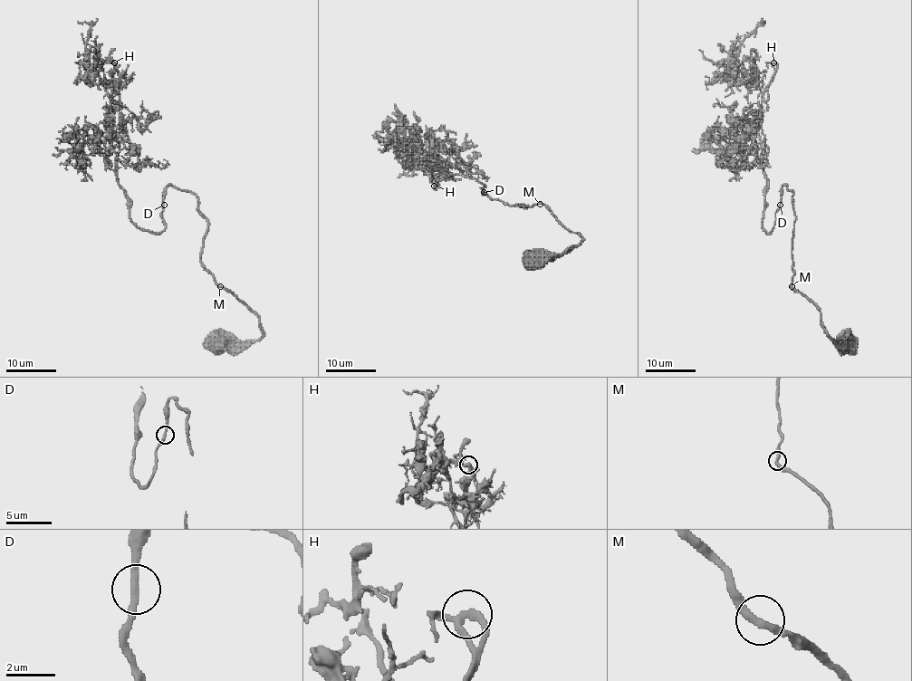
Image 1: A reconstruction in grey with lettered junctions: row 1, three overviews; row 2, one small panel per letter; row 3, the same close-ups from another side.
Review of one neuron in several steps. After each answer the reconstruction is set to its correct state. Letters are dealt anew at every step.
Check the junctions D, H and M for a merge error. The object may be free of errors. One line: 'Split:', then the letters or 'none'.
Split: none

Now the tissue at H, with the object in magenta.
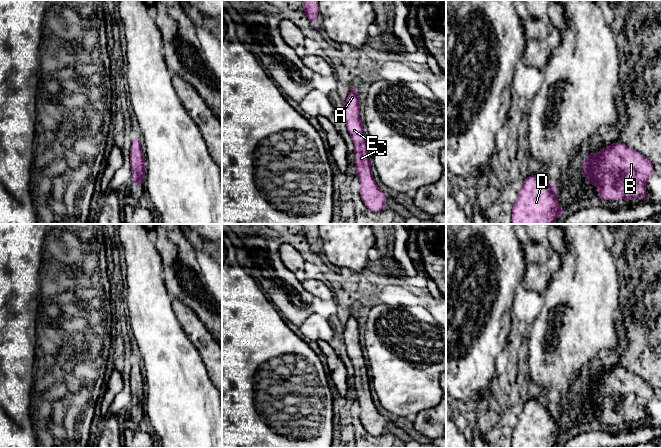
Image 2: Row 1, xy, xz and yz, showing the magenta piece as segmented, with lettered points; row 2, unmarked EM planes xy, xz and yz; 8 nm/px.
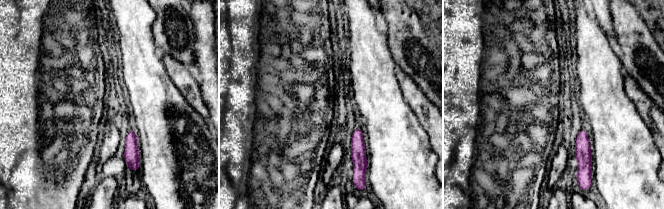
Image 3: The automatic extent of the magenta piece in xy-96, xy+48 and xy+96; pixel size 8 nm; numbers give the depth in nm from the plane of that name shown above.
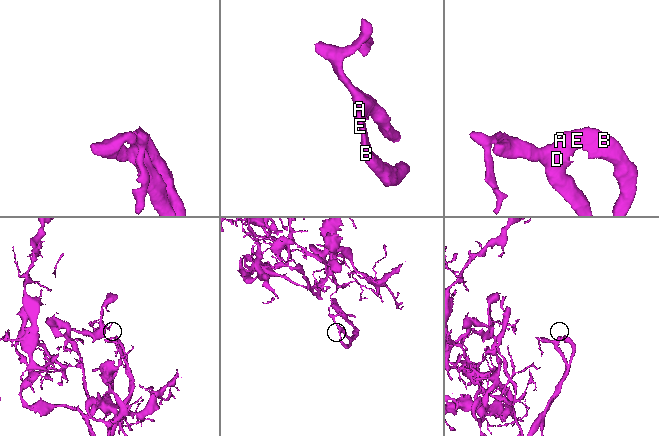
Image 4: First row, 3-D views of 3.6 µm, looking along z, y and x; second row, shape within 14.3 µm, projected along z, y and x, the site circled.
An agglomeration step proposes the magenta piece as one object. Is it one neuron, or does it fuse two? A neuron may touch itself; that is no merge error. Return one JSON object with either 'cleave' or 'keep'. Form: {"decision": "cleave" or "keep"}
{"decision": "keep"}

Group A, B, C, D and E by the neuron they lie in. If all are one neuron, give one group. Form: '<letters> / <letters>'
A B C D E

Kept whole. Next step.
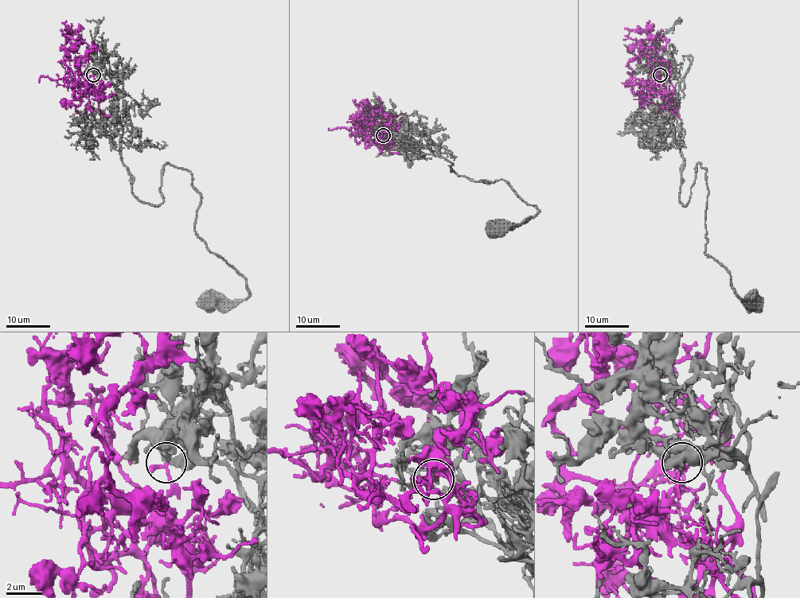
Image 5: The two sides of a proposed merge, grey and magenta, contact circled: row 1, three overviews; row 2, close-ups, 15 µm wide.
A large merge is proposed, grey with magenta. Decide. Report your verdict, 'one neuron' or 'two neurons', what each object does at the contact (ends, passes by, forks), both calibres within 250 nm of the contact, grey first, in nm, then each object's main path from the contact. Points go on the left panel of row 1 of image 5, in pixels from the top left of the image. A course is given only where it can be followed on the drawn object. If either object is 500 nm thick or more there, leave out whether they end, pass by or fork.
one neuron; grey ends there; magenta ends there; 280 nm thick on the grey side, 200 nm on the other; grey runs (94, 74), (132, 193), (158, 206), (187, 169), (195, 233), (244, 278), (207, 301); magenta runs (94, 75), (92, 109), (75, 95), (76, 66), (92, 41)

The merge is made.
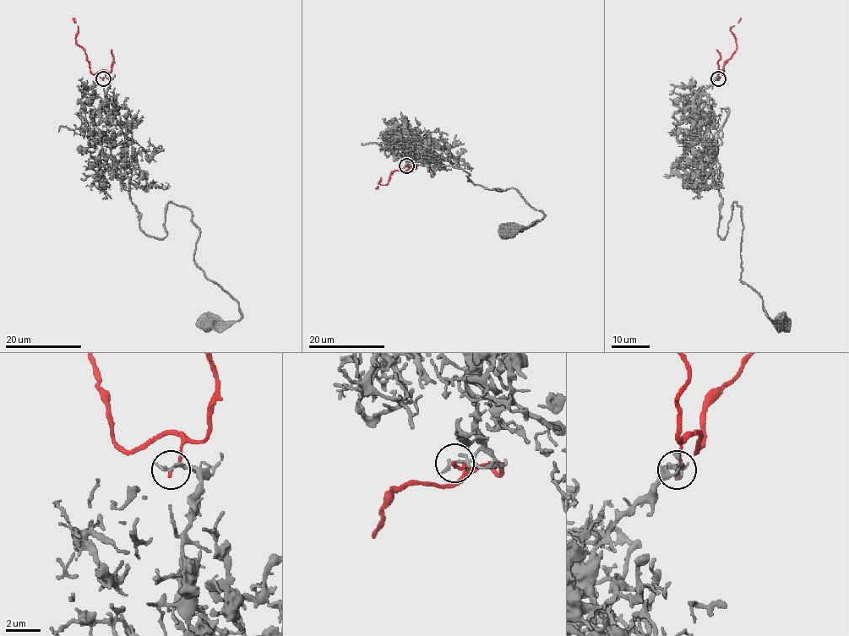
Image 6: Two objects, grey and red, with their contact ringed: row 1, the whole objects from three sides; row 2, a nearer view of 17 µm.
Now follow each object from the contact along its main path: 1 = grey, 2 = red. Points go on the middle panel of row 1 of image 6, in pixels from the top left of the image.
1: (406, 165), (410, 147), (432, 169), (451, 165), (475, 184), (514, 188), (544, 214), (508, 230)
2: (406, 165), (407, 169), (393, 171), (388, 182), (381, 185), (378, 183), (381, 178), (375, 189)

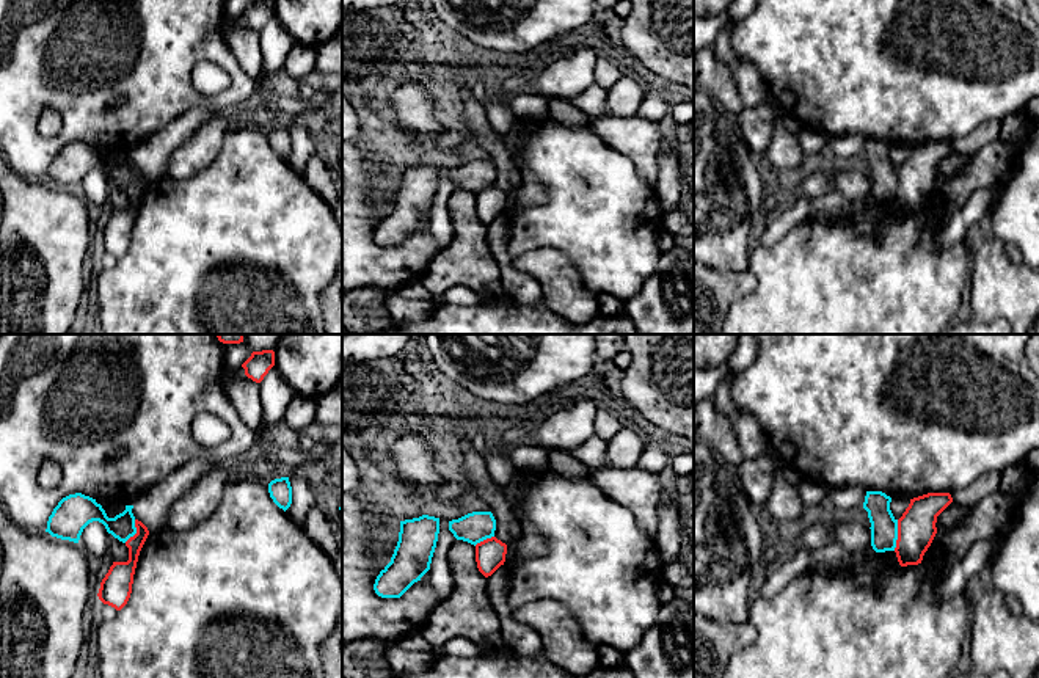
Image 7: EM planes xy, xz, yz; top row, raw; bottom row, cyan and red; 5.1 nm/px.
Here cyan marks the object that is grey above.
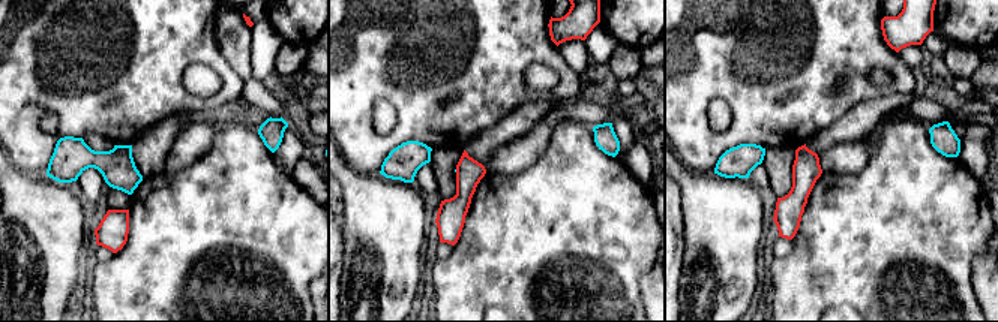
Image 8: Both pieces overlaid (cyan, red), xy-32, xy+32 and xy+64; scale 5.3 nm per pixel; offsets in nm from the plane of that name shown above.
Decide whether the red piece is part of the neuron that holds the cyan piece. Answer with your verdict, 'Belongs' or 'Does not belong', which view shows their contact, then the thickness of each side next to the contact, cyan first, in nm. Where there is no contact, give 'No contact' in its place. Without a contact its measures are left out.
Does not belong. Touches cyan in yz. Thickness 140 nm (cyan) against 190 nm

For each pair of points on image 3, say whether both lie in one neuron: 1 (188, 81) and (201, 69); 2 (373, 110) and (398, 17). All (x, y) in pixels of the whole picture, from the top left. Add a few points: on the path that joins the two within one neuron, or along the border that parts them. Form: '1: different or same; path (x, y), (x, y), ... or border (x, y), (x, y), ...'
1: different; border (194, 51), (192, 73), (198, 83), (202, 97)
2: different; border (384, 30), (396, 66), (395, 72)

